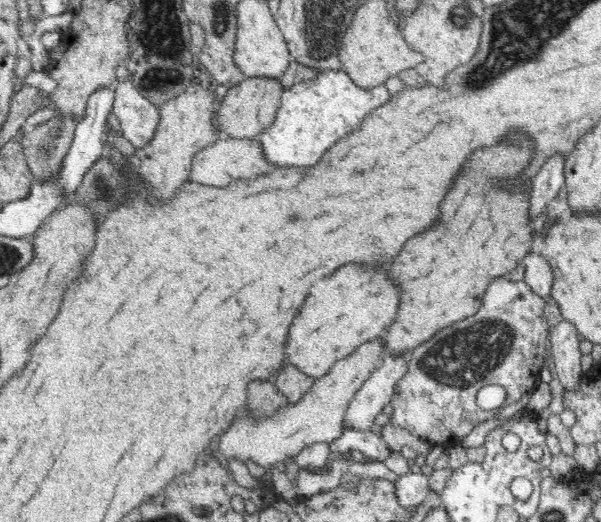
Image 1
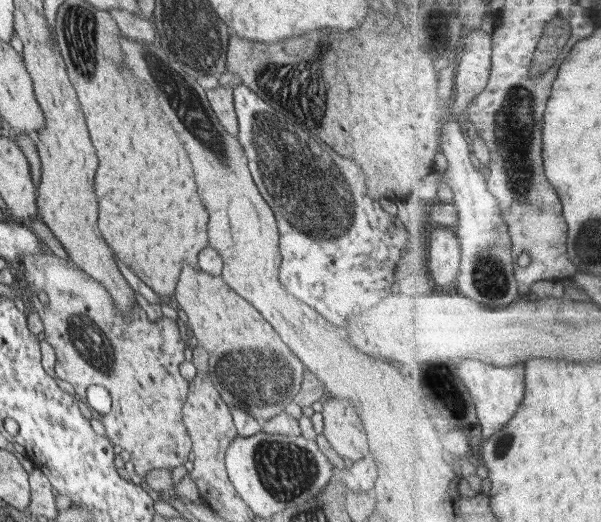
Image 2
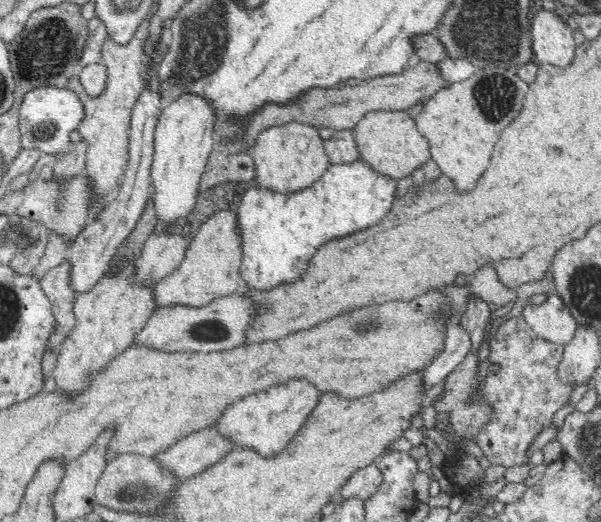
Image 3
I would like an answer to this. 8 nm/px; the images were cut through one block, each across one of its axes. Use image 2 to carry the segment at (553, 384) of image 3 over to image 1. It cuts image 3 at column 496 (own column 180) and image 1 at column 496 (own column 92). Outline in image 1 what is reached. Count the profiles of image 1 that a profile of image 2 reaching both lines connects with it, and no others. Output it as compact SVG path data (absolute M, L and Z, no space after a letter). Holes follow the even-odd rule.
M504 276L491 282L477 314L438 332L409 355L407 371L396 382L392 392L390 403L394 413L390 416L390 423L429 444L455 445L482 422L438 422L444 420L440 412L444 406L452 408L456 404L464 404L460 408L454 408L454 412L458 412L454 414L458 416L456 420L482 420L480 418L482 410L476 402L480 388L484 388L487 384L498 384L506 389L506 402L512 404L520 400L524 392L534 390L539 381L538 373L544 366L544 358L548 355L546 342L550 330L544 317L545 305L545 300L538 297L524 280L512 282L506 280Z

